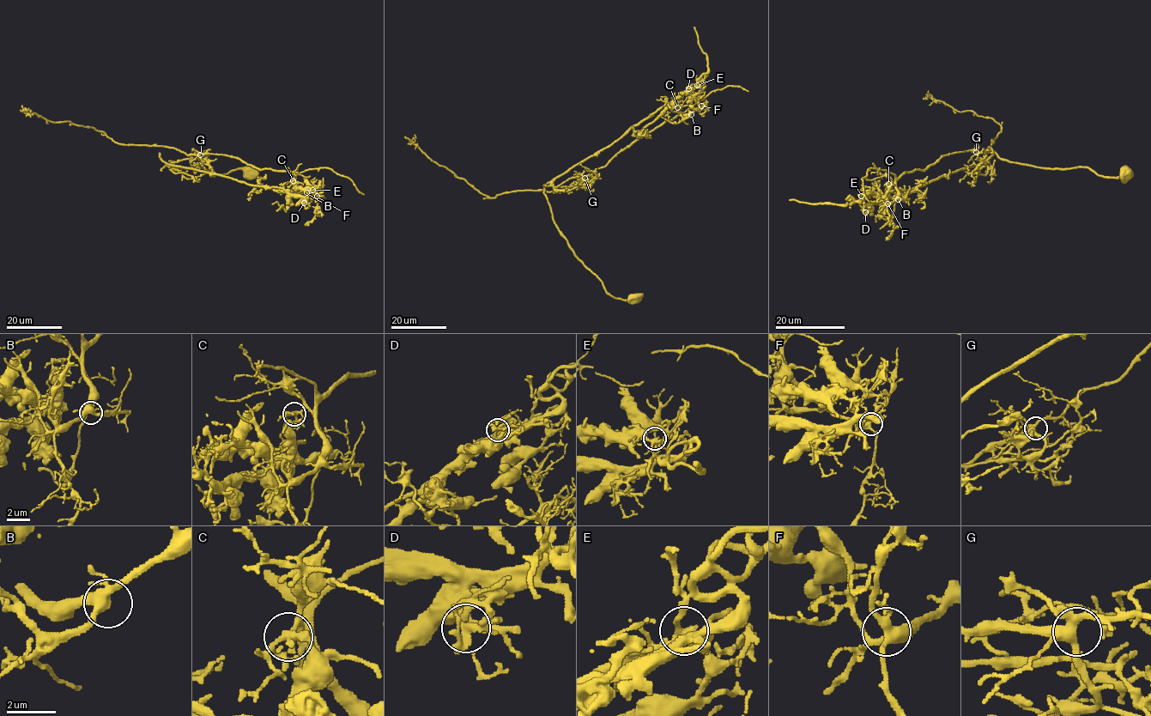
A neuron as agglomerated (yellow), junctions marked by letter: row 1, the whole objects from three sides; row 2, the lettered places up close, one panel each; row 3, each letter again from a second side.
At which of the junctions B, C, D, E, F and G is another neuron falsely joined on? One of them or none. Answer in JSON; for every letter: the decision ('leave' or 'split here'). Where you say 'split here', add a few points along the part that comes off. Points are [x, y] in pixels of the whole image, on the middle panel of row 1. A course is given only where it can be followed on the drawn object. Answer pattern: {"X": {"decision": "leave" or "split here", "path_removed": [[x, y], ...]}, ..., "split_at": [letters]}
{"B": {"decision": "leave"}, "C": {"decision": "split here", "path_removed": [[677, 107], [671, 119], [603, 166], [551, 191], [488, 197], [431, 160], [411, 142], [414, 135]]}, "D": {"decision": "leave"}, "E": {"decision": "leave"}, "F": {"decision": "leave"}, "G": {"decision": "leave"}, "split_at": ["C"]}

